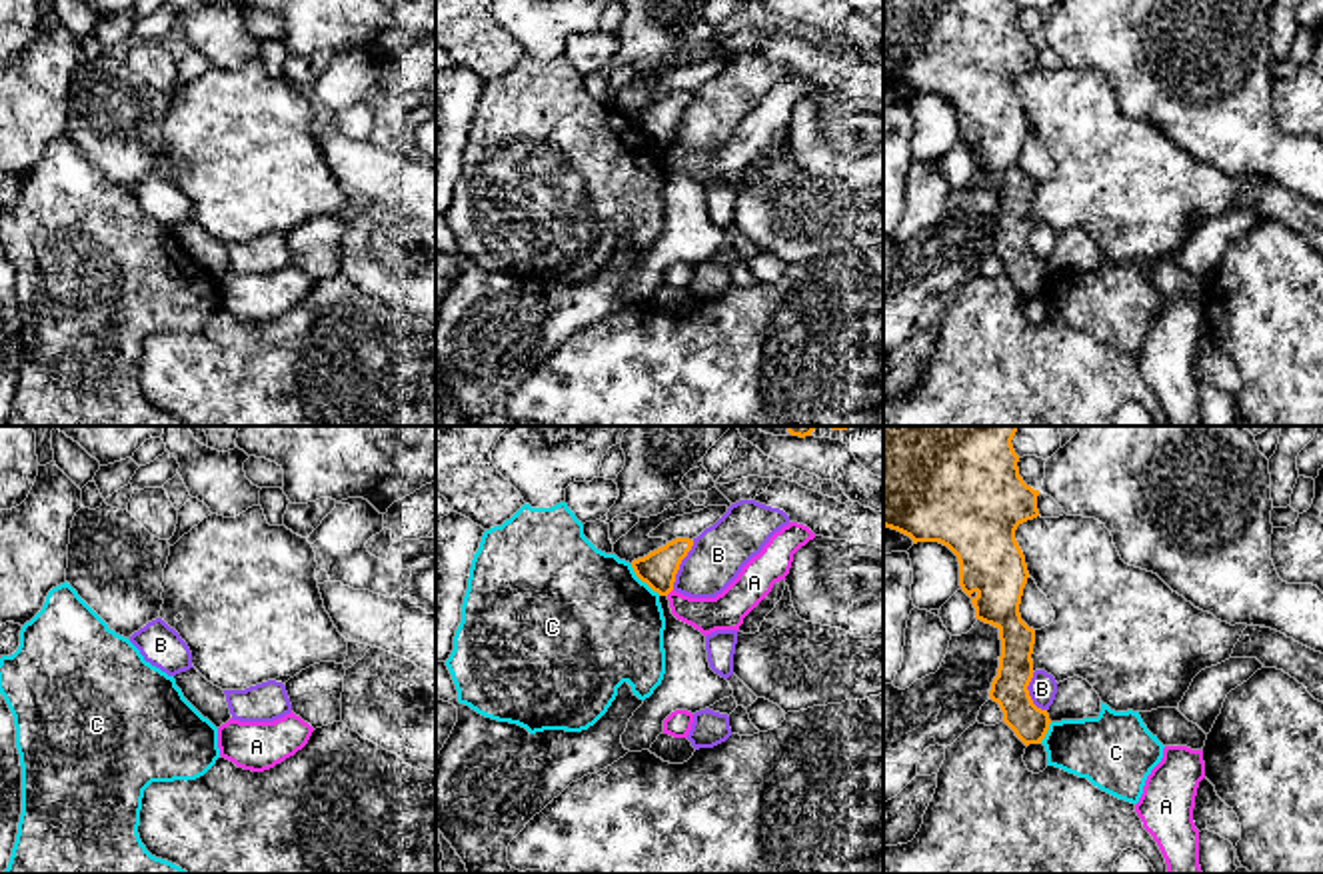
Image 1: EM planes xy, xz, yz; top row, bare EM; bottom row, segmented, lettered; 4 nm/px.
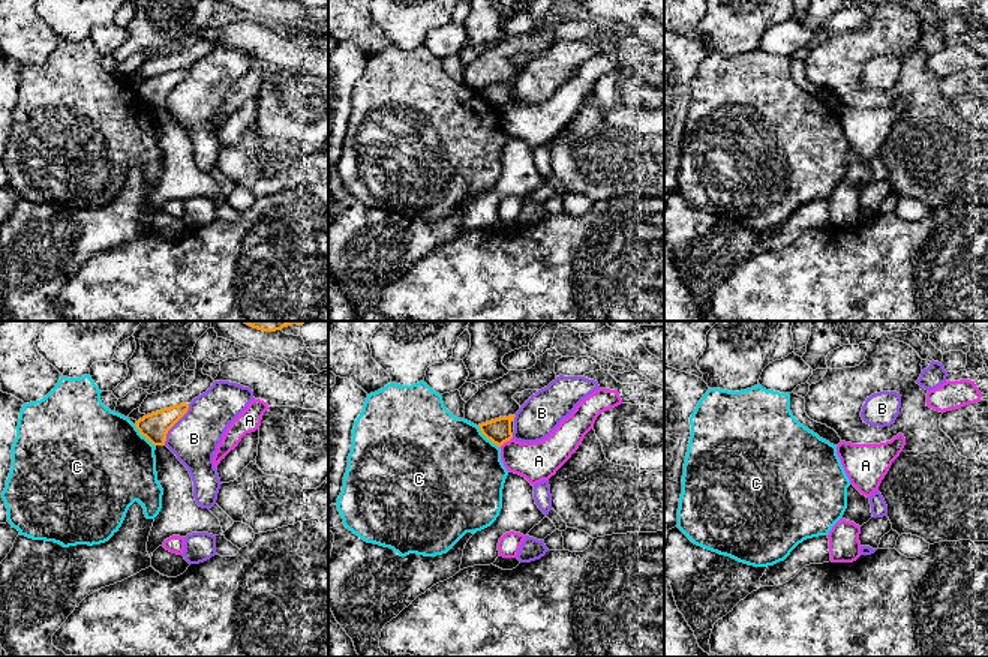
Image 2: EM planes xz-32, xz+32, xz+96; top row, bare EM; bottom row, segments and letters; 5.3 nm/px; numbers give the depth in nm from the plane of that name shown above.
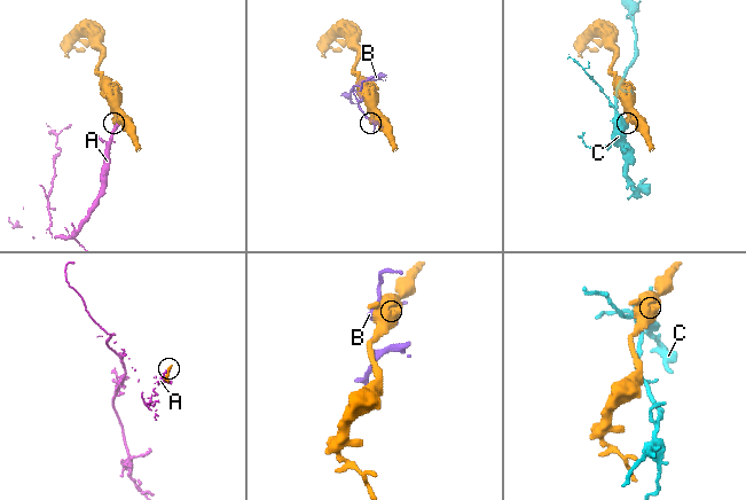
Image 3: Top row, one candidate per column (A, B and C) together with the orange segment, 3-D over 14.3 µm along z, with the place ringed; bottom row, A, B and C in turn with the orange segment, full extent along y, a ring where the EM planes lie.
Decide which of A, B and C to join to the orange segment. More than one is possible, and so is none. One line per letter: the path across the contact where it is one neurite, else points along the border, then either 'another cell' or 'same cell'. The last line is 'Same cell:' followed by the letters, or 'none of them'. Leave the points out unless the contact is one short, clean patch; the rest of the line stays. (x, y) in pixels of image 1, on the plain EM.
A: border xz (672, 140), (666, 146); another cell
B: another cell
C: border xz (630, 116), (660, 146); another cell
Same cell: none of them

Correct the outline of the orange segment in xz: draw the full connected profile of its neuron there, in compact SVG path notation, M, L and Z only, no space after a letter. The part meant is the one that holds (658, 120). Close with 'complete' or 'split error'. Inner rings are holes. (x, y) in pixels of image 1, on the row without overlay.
M675 90L665 98L650 104L644 110L632 114L636 128L646 134L660 148L667 148L673 142L675 126L681 112L691 102L693 92Z; complete

